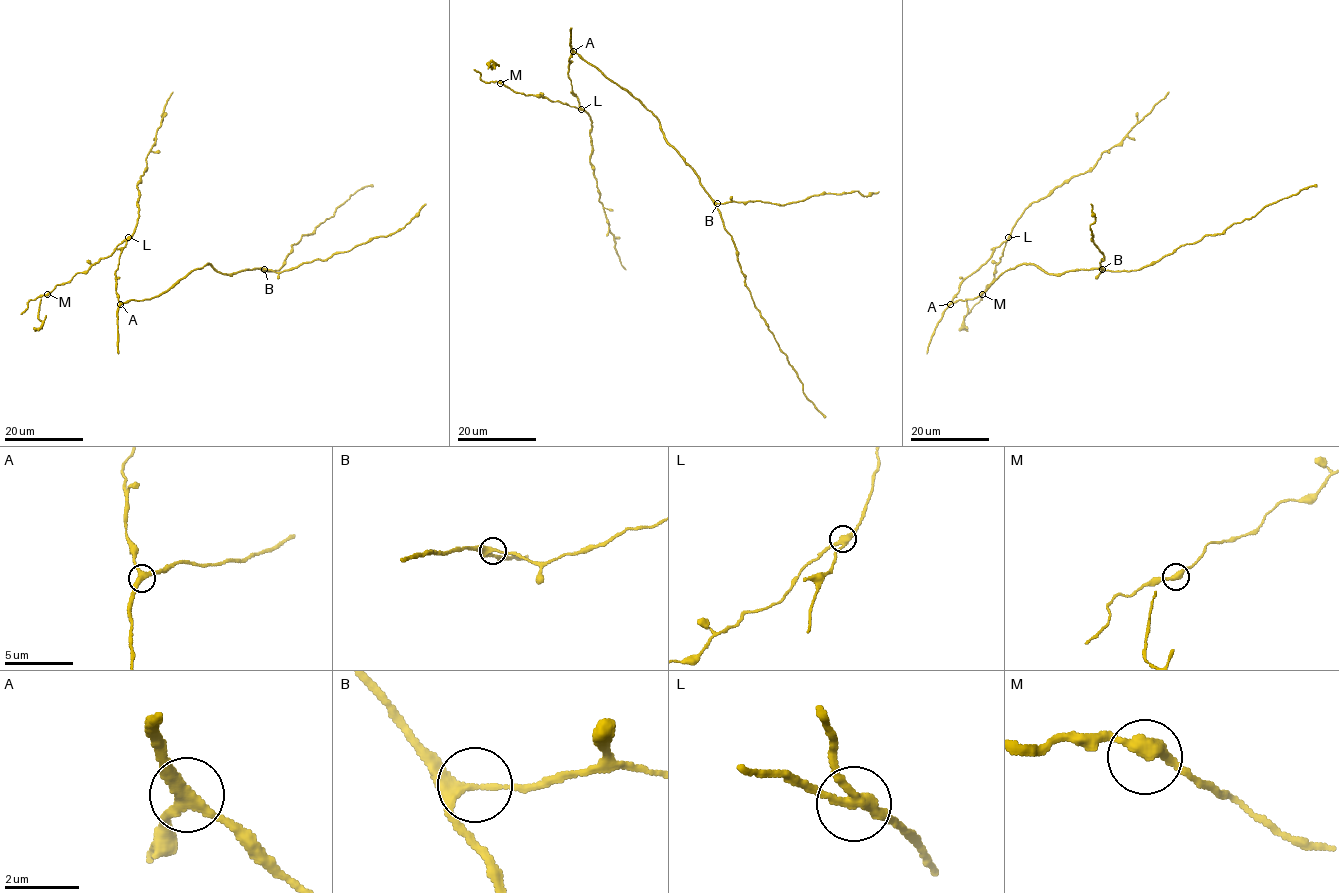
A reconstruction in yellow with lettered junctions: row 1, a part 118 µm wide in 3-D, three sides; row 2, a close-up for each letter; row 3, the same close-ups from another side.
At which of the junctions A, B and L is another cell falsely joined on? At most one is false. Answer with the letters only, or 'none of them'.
L

